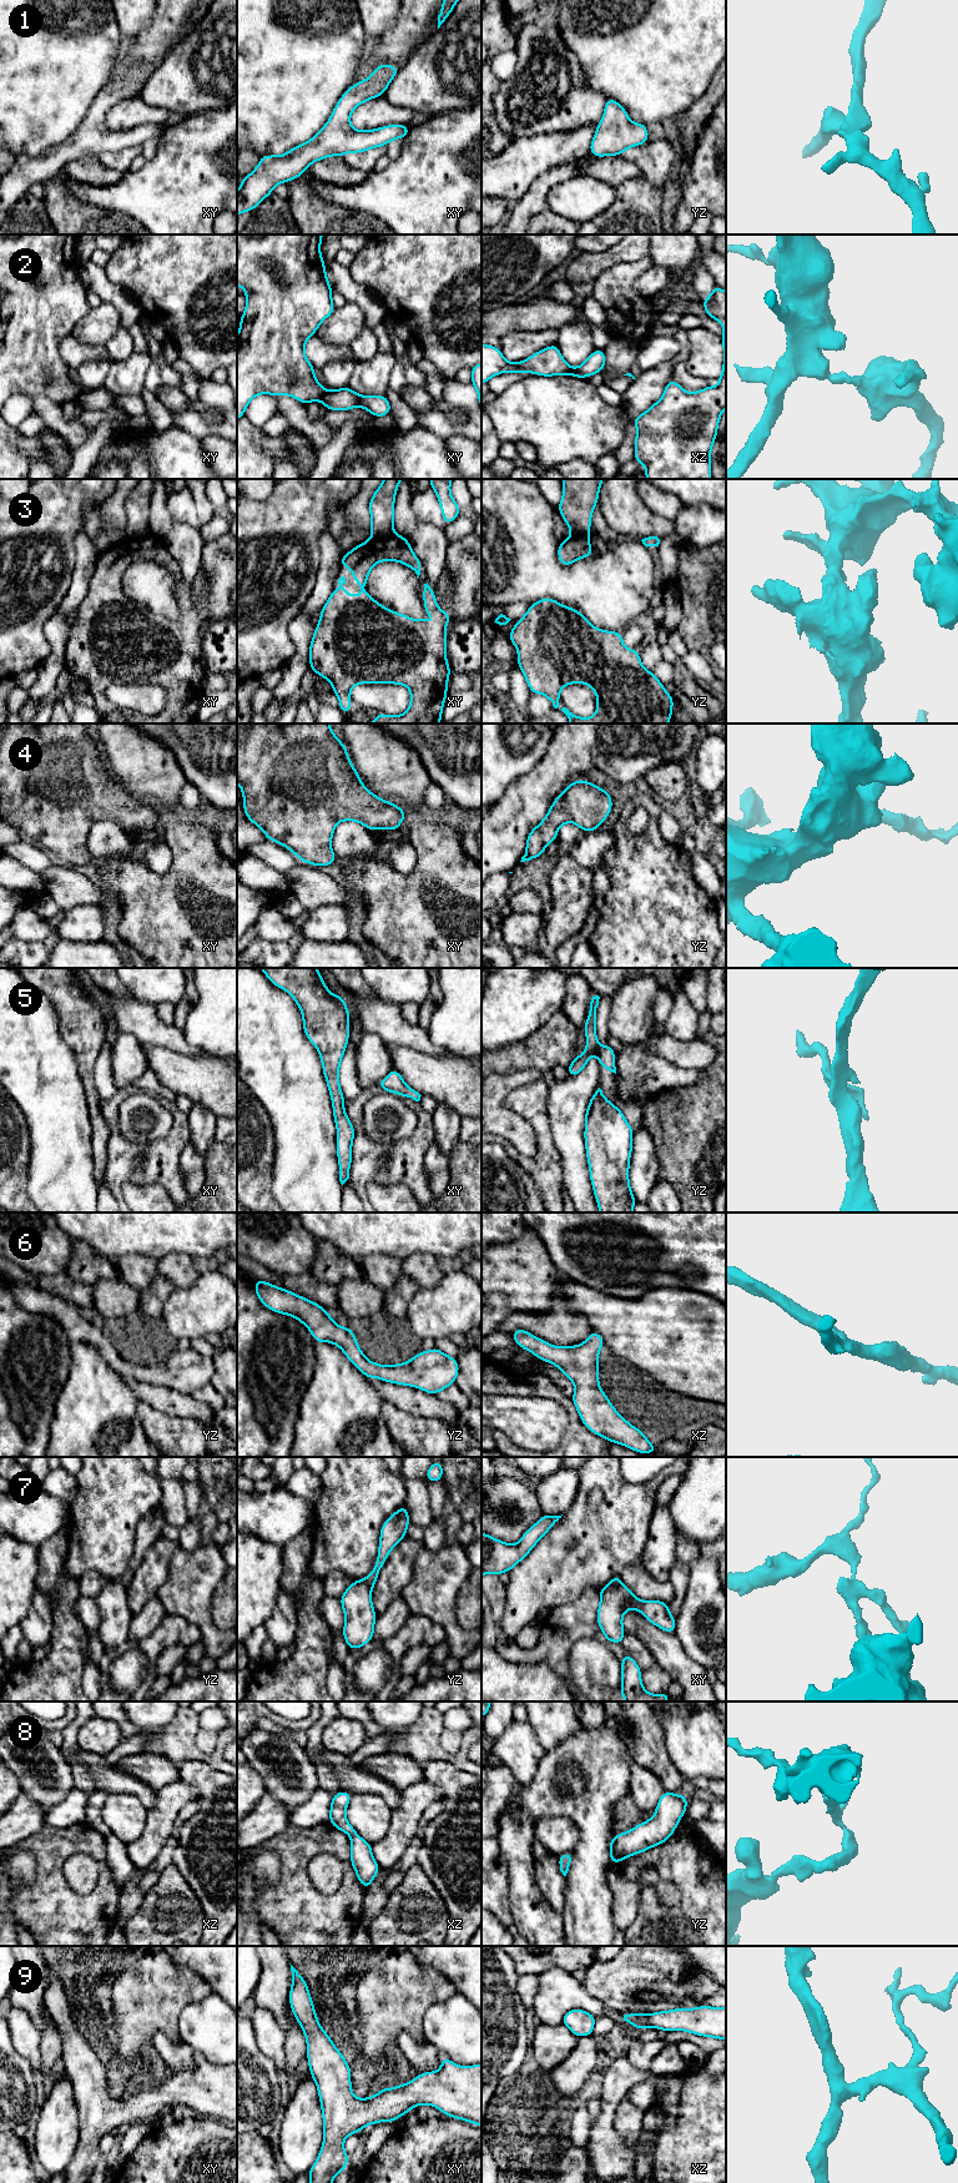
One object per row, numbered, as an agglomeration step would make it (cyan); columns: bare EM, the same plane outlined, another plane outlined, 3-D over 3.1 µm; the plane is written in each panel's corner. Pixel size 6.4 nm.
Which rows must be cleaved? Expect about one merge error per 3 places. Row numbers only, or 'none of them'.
2, 3, 7, 8

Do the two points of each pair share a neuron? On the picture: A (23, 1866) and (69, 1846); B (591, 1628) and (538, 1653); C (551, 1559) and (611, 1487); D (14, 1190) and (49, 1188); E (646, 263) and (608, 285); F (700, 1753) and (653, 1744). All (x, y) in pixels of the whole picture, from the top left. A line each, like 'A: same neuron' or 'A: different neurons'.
A: different neurons
B: same neuron
C: same neuron
D: different neurons
E: same neuron
F: different neurons

